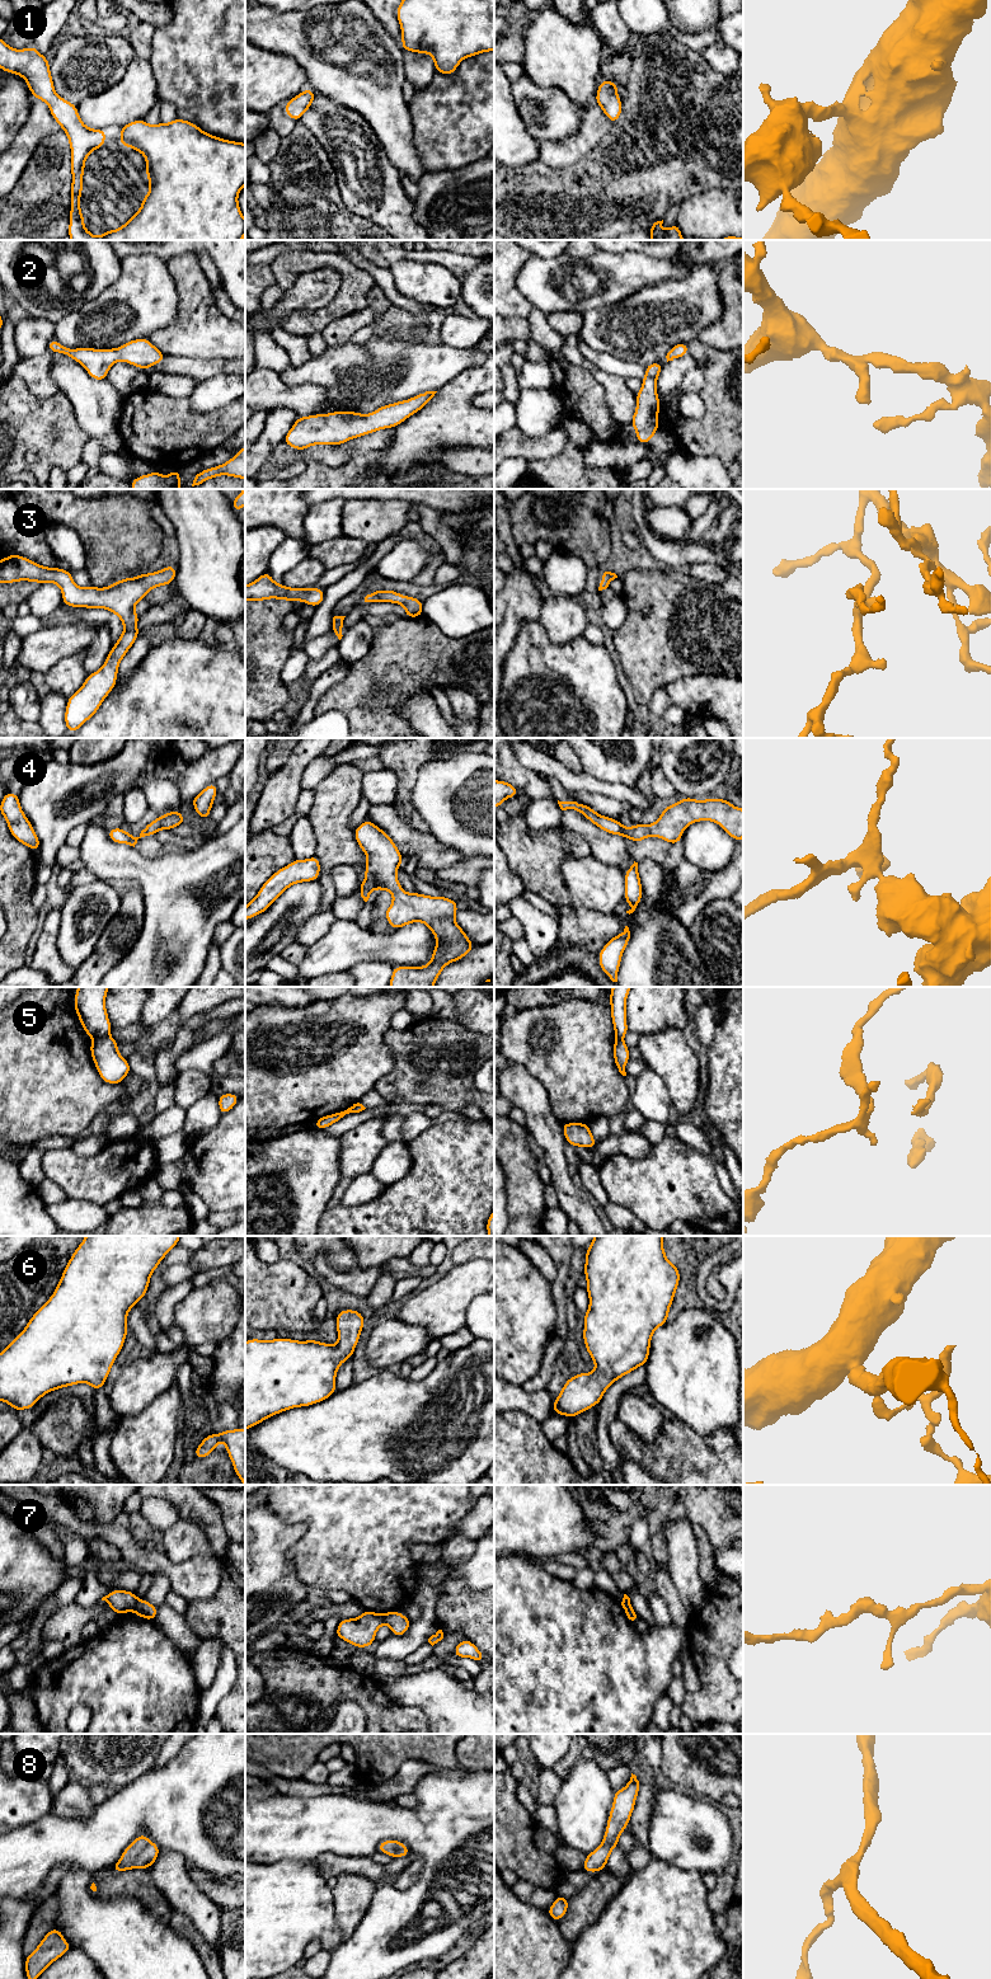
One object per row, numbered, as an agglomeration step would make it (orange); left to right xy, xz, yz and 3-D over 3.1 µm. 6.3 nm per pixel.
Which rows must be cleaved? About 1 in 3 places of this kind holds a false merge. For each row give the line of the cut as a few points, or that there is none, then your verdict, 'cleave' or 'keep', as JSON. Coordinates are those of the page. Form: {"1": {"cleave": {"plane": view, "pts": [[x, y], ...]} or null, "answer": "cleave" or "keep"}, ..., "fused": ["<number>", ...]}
{"1": {"cleave": null, "answer": "keep"}, "2": {"cleave": null, "answer": "keep"}, "3": {"cleave": null, "answer": "keep"}, "4": {"cleave": null, "answer": "keep"}, "5": {"cleave": {"plane": "xy", "pts": [[107, 1034], [94, 1039]]}, "answer": "cleave"}, "6": {"cleave": null, "answer": "keep"}, "7": {"cleave": {"plane": "xy", "pts": [[139, 1599], [132, 1608]]}, "answer": "cleave"}, "8": {"cleave": null, "answer": "keep"}, "fused": ["5", "7"]}

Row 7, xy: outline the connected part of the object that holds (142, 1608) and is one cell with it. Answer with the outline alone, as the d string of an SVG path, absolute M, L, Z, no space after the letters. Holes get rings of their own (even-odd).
M138 1599L133 1608L133 1613L140 1616L141 1618L154 1621L158 1614L158 1607L152 1606L147 1600Z

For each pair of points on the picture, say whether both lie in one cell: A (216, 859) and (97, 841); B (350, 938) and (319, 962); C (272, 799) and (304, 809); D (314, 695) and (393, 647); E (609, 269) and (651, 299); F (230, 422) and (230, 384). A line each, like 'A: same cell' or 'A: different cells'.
A: same cell
B: same cell
C: different cells
D: different cells
E: different cells
F: different cells

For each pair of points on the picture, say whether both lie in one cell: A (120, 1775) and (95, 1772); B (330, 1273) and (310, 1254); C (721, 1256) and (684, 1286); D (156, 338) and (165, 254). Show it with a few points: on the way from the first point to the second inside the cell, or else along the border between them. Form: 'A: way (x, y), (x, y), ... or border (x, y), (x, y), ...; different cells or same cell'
A: way (113, 1772), (102, 1772); same cell
B: border (311, 1263), (323, 1256), (343, 1269); different cells
C: border (698, 1272), (696, 1294), (704, 1305); different cells
D: border (186, 253), (173, 257), (167, 263); different cells

